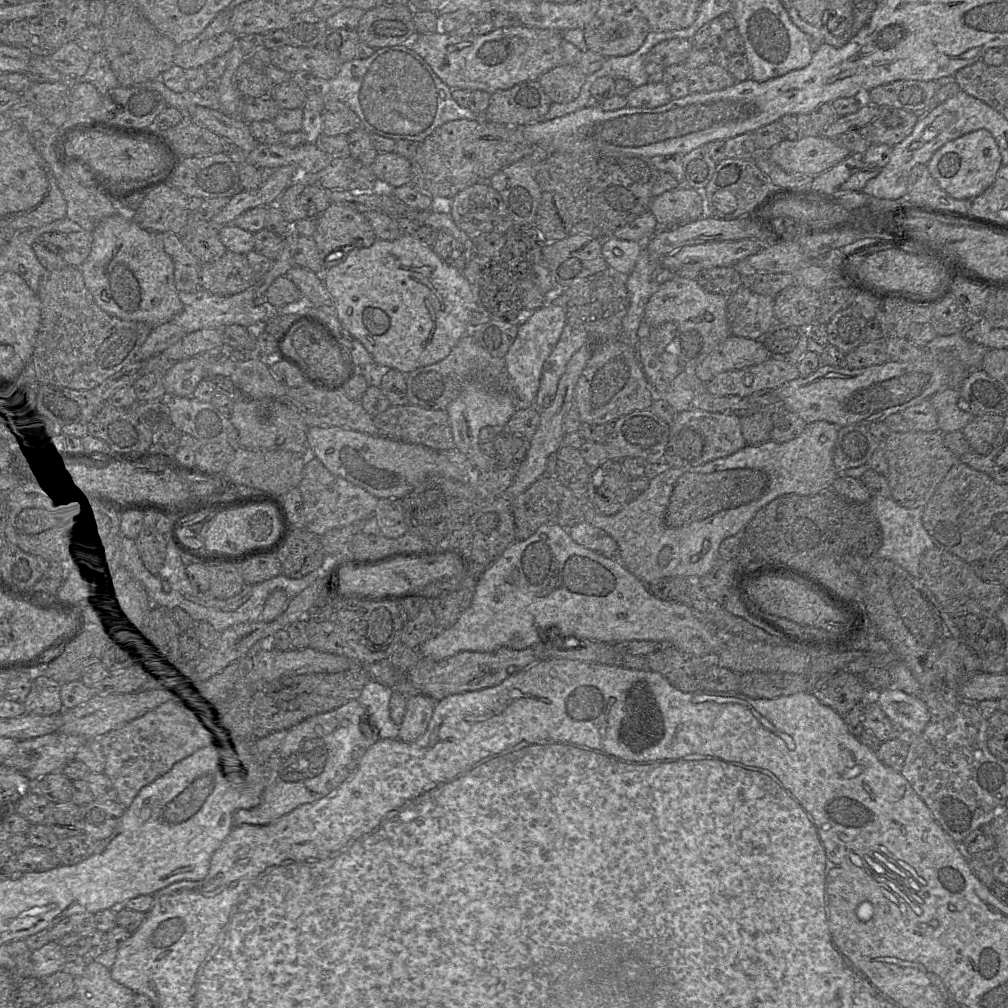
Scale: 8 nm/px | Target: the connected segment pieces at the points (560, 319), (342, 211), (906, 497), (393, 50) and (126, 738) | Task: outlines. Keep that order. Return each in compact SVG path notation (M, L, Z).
M548 301L543 307L533 311L522 326L518 326L518 335L504 360L514 392L523 405L534 405L544 363L559 341L566 324L566 308Z
M331 203L316 219L313 238L324 261L324 270L341 263L351 250L369 247L377 240L365 214L336 203Z
M892 432L882 445L888 461L886 476L891 497L906 508L924 507L940 482L959 457L943 443L943 434L937 432Z
M403 43L402 45L387 46L384 48L375 49L374 53L366 59L353 59L341 64L338 74L329 82L326 82L327 97L329 99L337 99L345 103L350 107L360 118L362 127L370 134L378 134L384 137L389 137L394 140L412 140L416 142L422 142L428 135L430 135L437 127L442 124L459 119L476 120L479 117L472 112L468 107L461 107L452 97L452 88L444 83L428 65L428 63L413 49L409 47L409 43Z
M167 702L113 730L98 739L106 759L104 774L111 780L117 791L117 801L127 808L140 790L169 772L179 761L195 752L215 747L226 738L225 718L212 706L189 707L187 704Z

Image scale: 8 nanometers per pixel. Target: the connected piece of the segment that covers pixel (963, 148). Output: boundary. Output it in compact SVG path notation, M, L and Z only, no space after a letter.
M978 129L944 144L926 165L938 185L951 197L973 200L993 184L1002 159L993 135L986 129Z

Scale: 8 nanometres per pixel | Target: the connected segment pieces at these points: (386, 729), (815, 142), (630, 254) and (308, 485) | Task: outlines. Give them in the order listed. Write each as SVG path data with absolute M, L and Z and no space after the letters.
M370 681L357 699L370 712L381 739L396 739L399 735L399 725L390 717L390 699L393 692L392 687L382 682Z
M822 135L797 140L784 138L766 153L768 159L788 172L817 176L837 165L850 154L836 139Z
M614 237L602 241L602 254L609 270L619 275L630 275L643 248L643 242L621 240Z
M307 457L303 478L297 486L303 497L305 529L322 536L329 530L366 520L374 514L378 498L363 488L332 474L316 457Z

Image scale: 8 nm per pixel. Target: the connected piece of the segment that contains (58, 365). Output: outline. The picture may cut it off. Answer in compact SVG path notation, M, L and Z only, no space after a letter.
M76 266L45 270L37 294L41 302L41 325L33 354L27 363L30 385L48 383L75 390L92 389L125 366L136 362L136 354L153 328L145 322L123 320L103 311L95 303Z

